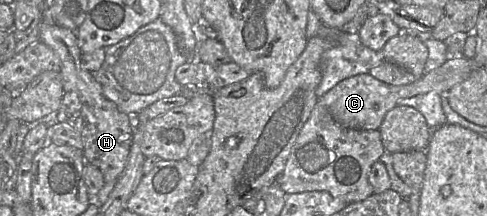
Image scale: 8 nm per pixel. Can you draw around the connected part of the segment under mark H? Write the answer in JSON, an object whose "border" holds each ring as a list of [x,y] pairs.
{"border":[[[44,22],[39,24],[40,41],[48,45],[62,62],[63,98],[57,111],[57,121],[76,128],[84,139],[83,155],[86,163],[96,166],[105,182],[116,182],[124,172],[133,140],[132,118],[108,100],[102,86],[91,72],[82,66],[82,52],[75,31]]]}

